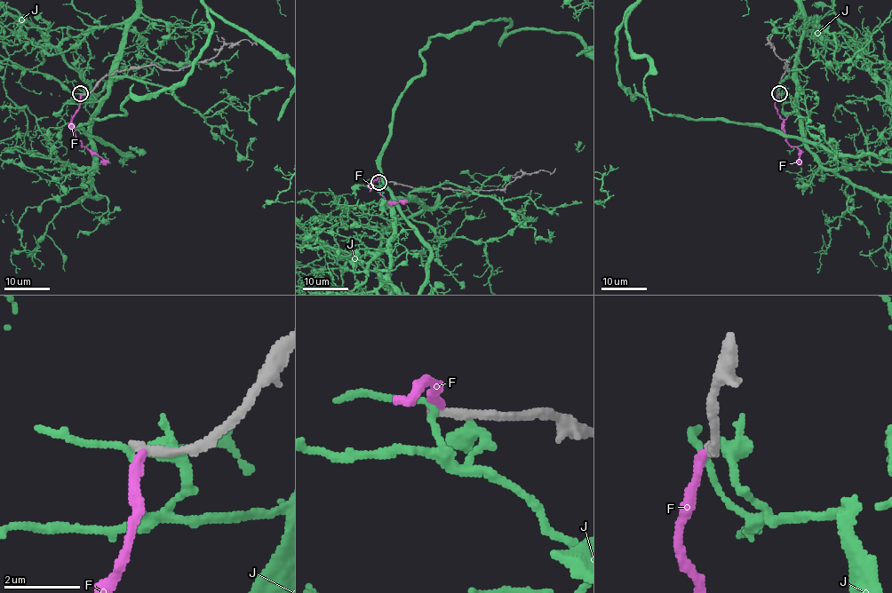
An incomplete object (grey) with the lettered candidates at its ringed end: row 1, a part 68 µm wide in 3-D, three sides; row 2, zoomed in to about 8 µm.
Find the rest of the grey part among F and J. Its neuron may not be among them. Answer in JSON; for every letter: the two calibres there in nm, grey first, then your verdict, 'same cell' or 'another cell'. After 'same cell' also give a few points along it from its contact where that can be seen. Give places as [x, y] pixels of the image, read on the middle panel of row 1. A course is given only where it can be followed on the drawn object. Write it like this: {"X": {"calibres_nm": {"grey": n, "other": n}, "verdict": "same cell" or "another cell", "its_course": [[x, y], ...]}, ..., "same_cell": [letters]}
{"F": {"calibres_nm": {"grey": 280, "other": 220}, "verdict": "another cell"}, "J": {"calibres_nm": {"grey": 280, "other": 140}, "verdict": "another cell"}, "same_cell": []}

